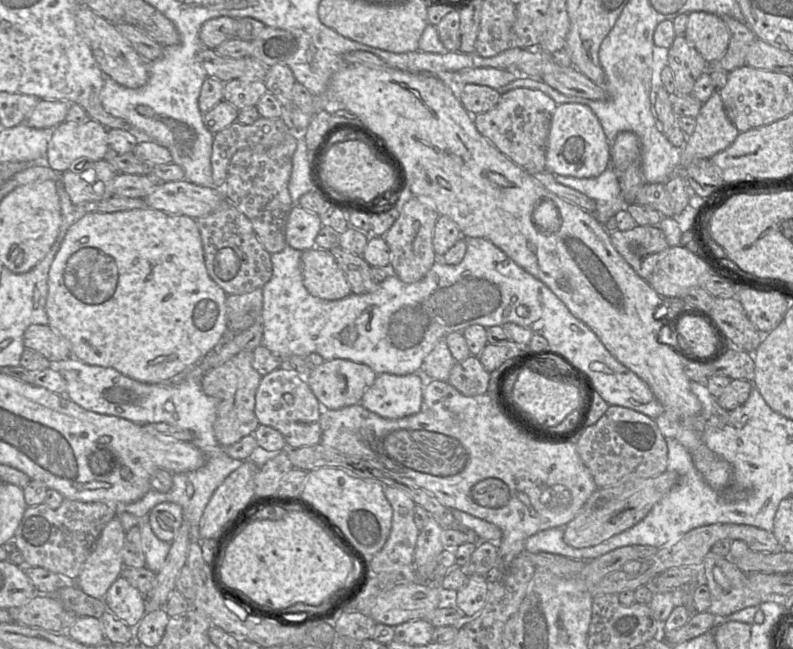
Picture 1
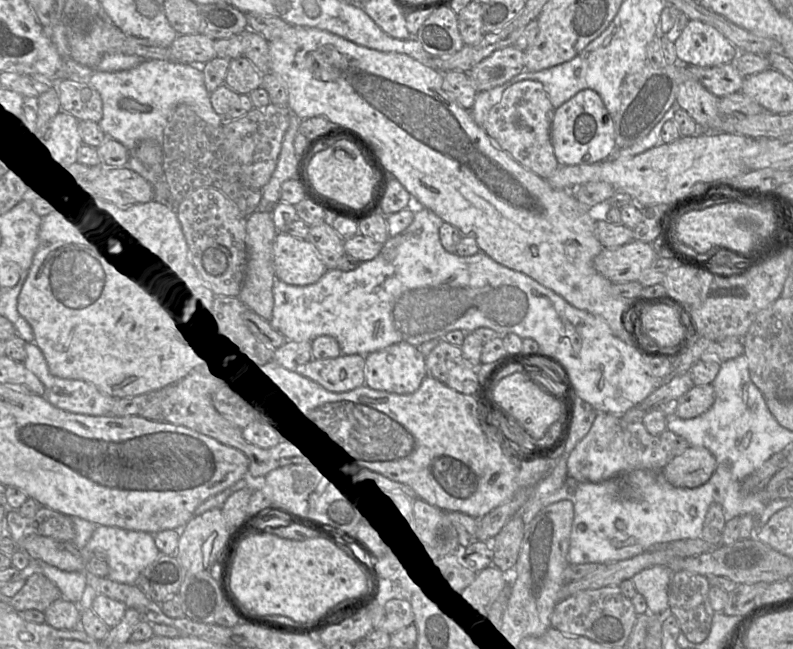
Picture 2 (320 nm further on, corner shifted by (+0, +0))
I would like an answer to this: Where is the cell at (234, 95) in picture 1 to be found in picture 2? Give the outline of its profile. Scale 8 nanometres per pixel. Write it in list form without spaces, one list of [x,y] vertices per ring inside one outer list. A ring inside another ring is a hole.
[[[245,56],[232,59],[225,84],[238,95],[248,95],[261,87],[262,74]]]

